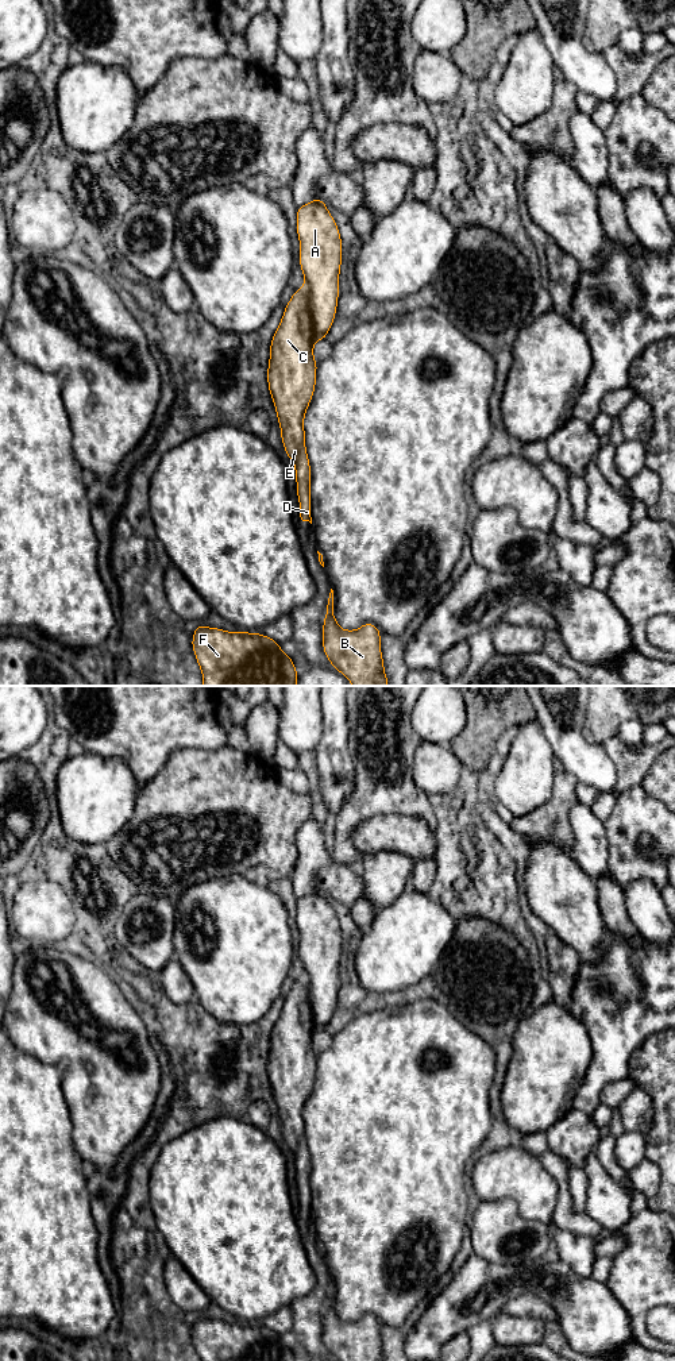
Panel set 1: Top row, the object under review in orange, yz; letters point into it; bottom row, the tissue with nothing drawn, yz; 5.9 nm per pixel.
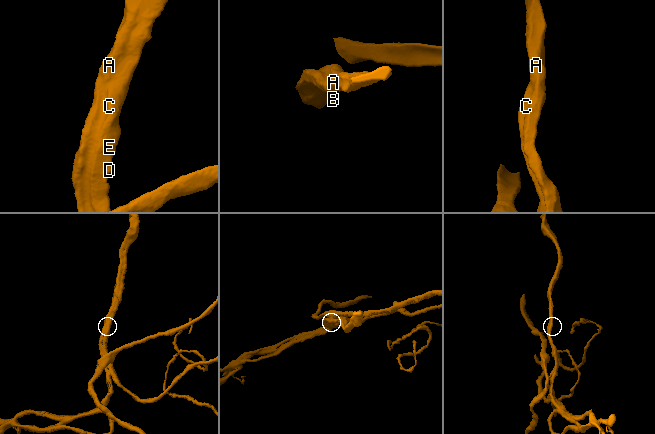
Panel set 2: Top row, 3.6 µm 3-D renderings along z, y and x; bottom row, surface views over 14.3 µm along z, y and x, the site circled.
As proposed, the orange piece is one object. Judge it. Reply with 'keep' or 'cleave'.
keep

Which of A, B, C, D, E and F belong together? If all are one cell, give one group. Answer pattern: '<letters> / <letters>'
A B C D E F

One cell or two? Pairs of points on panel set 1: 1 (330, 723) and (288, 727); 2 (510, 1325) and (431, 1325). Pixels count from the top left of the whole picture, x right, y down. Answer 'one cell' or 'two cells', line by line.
1: two cells
2: two cells

